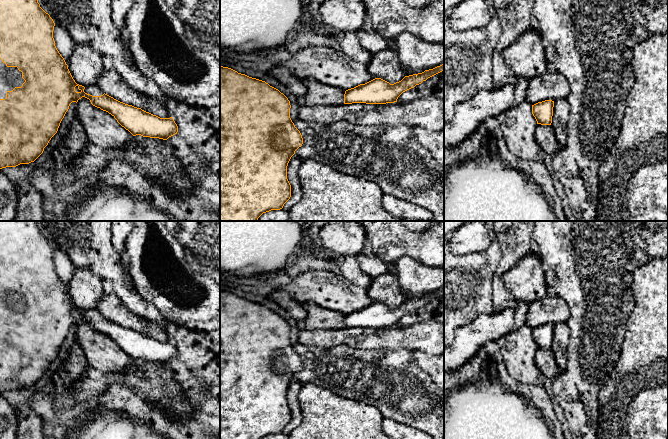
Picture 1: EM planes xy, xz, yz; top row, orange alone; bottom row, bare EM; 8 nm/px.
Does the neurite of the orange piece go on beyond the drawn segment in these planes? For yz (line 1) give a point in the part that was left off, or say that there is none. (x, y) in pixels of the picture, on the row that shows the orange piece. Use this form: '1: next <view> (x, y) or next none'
1: next none

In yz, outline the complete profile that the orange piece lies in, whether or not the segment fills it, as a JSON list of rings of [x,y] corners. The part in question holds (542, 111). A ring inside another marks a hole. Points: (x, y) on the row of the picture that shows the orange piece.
[[[545,100],[532,105],[532,114],[537,124],[551,125],[553,116],[554,101]]]

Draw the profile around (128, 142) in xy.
[[[85,97],[77,102],[77,117],[88,142],[94,145],[118,150],[132,150],[136,145],[133,135],[122,127],[114,116],[93,106]]]

